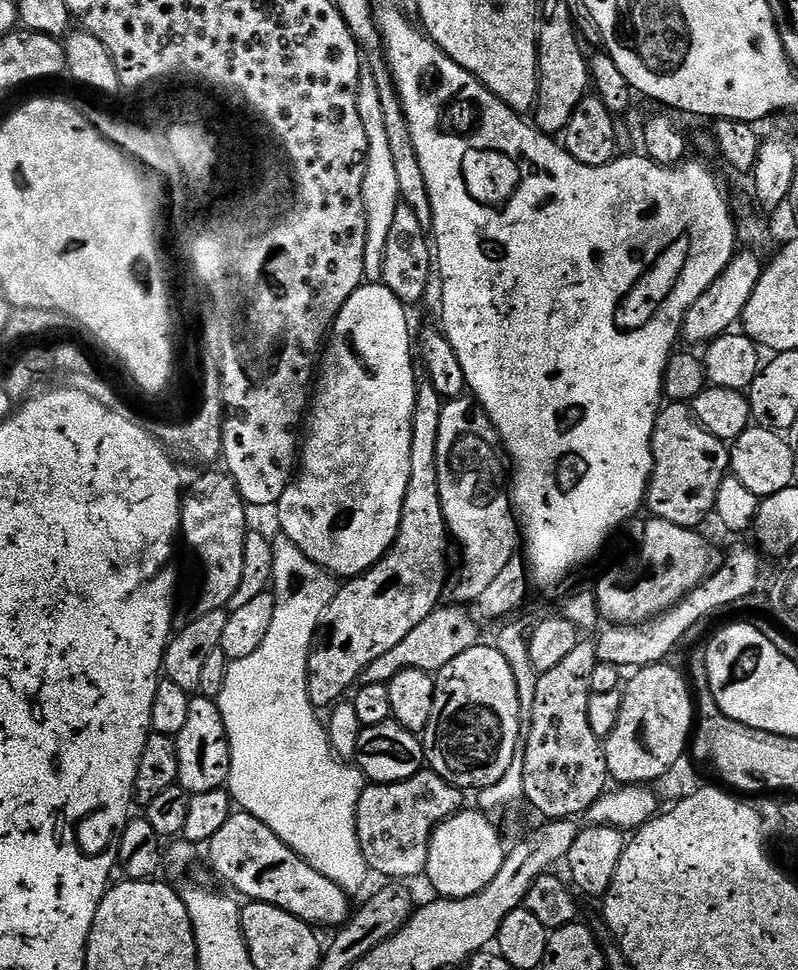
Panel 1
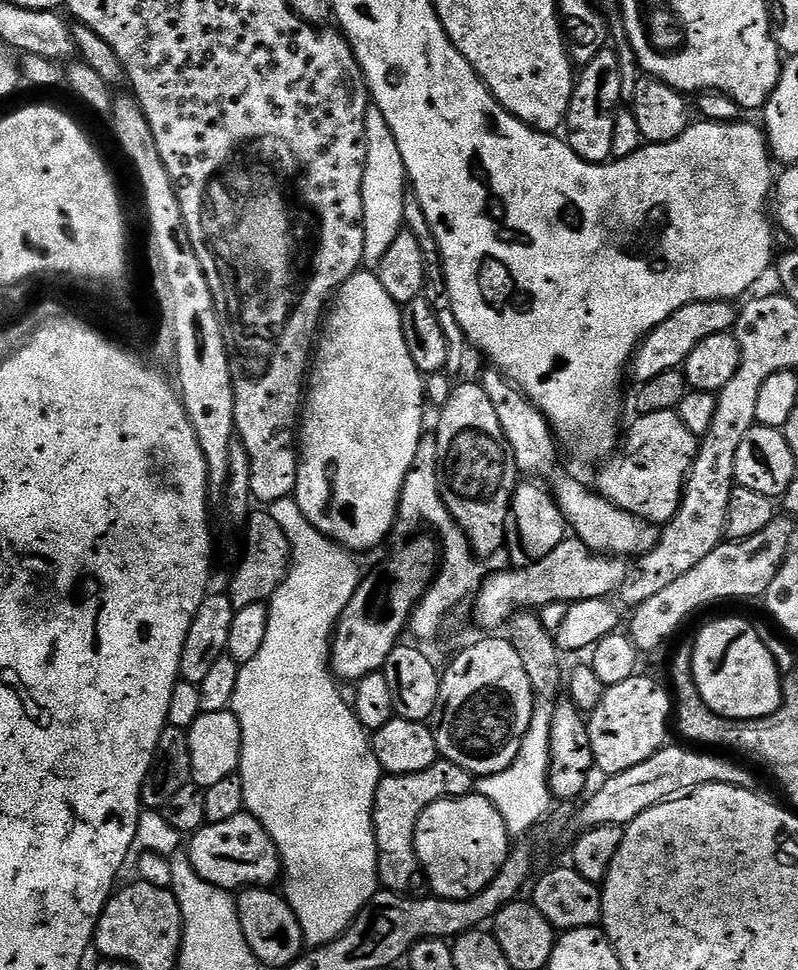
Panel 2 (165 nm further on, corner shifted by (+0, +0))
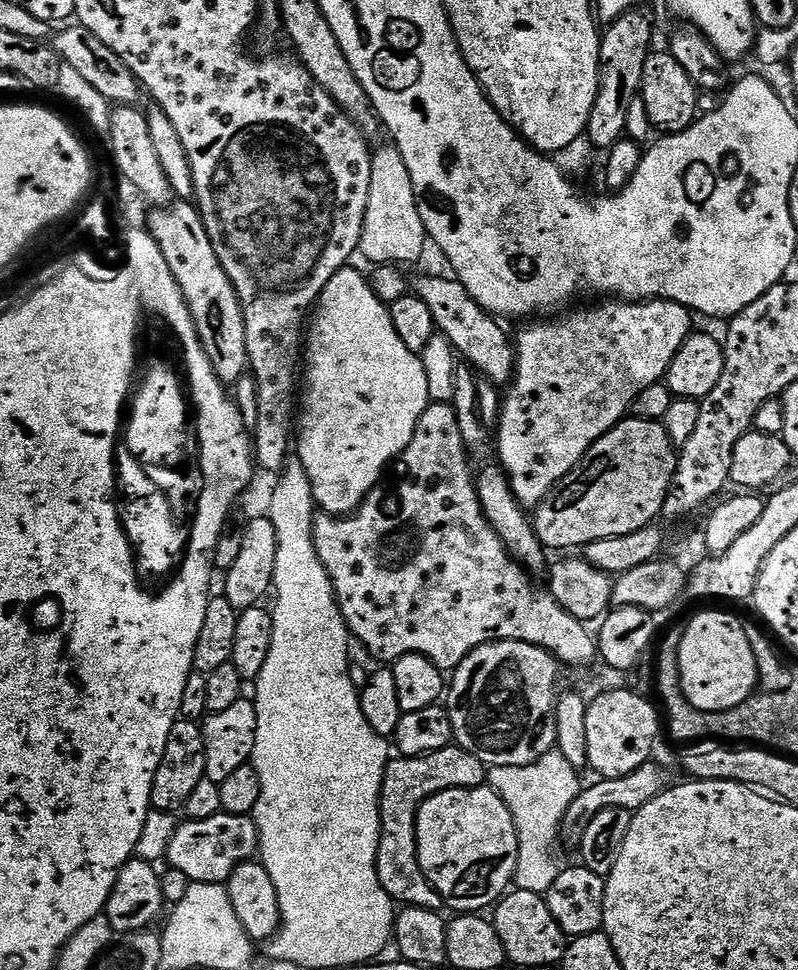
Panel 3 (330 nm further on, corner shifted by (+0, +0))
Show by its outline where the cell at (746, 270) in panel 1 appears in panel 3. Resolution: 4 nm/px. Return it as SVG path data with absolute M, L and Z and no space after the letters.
M612 298L601 304L604 304L601 308L580 308L577 312L565 311L560 314L565 314L565 316L557 315L555 317L555 319L557 318L556 324L529 323L532 325L529 328L522 329L520 337L518 335L515 337L516 370L507 385L506 391L508 393L505 391L502 396L498 427L495 429L497 432L494 432L494 448L498 453L498 459L500 465L504 468L504 473L510 478L510 486L514 490L518 502L525 509L535 509L536 505L541 504L546 498L546 494L552 490L558 481L572 473L574 466L578 466L578 462L586 454L586 450L590 450L590 446L594 446L594 442L598 442L598 438L602 438L616 424L629 415L634 398L638 398L638 394L642 394L642 390L646 390L646 386L654 386L667 377L670 362L674 362L674 354L678 354L682 342L694 328L694 325L692 325L692 320L694 320L693 313L689 312L687 308L683 308L680 304L674 303L673 300L625 302L619 298Z

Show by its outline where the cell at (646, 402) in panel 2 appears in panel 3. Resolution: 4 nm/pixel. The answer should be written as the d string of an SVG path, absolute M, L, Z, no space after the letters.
M693 331L682 342L678 354L674 354L674 362L670 362L668 367L666 383L646 386L646 390L642 390L642 394L638 394L638 398L634 398L630 409L631 415L638 420L663 421L666 410L670 410L674 397L682 400L704 400L706 394L710 394L710 390L714 390L714 386L718 386L718 378L722 378L723 365L723 343L717 337L715 340L708 332Z

